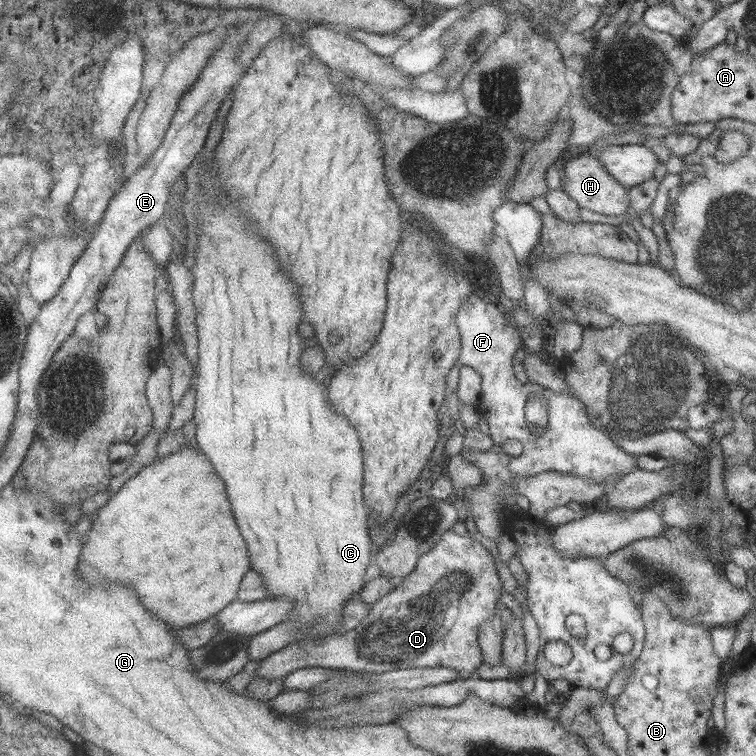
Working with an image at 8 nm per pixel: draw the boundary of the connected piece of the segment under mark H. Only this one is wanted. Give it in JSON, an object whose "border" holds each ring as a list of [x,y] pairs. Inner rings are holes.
{"border":[[[584,150],[564,163],[560,176],[562,190],[571,197],[579,207],[603,216],[623,216],[628,212],[627,188],[621,186],[597,161],[595,155]]]}

